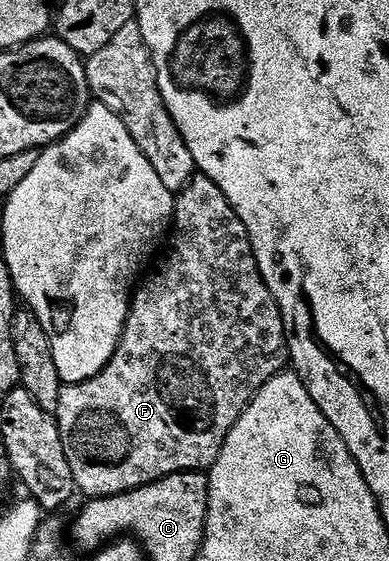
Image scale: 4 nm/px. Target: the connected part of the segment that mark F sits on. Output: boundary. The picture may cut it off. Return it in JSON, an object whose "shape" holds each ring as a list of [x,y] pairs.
{"shape":[[[196,175],[185,185],[182,192],[175,196],[172,236],[169,241],[170,250],[167,251],[166,258],[159,263],[158,270],[146,282],[143,280],[132,294],[126,330],[122,332],[122,341],[112,355],[110,363],[92,379],[75,385],[63,385],[60,391],[56,420],[60,439],[64,443],[64,455],[68,455],[68,467],[72,467],[75,486],[81,492],[83,489],[87,493],[85,496],[90,499],[114,497],[118,493],[138,489],[173,473],[209,470],[210,466],[216,463],[232,427],[240,419],[255,393],[268,384],[276,374],[283,372],[288,365],[288,338],[280,307],[260,275],[260,267],[256,263],[256,255],[252,251],[252,243],[244,223],[240,223],[224,191],[220,191],[220,187],[212,183],[212,179]]]}

